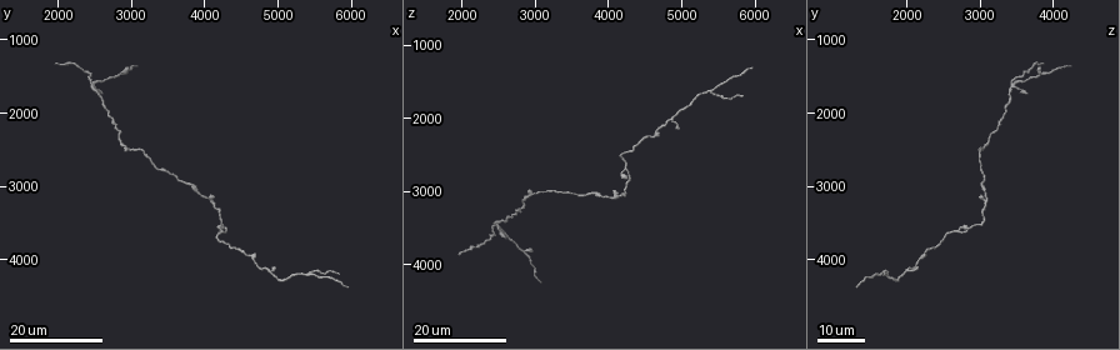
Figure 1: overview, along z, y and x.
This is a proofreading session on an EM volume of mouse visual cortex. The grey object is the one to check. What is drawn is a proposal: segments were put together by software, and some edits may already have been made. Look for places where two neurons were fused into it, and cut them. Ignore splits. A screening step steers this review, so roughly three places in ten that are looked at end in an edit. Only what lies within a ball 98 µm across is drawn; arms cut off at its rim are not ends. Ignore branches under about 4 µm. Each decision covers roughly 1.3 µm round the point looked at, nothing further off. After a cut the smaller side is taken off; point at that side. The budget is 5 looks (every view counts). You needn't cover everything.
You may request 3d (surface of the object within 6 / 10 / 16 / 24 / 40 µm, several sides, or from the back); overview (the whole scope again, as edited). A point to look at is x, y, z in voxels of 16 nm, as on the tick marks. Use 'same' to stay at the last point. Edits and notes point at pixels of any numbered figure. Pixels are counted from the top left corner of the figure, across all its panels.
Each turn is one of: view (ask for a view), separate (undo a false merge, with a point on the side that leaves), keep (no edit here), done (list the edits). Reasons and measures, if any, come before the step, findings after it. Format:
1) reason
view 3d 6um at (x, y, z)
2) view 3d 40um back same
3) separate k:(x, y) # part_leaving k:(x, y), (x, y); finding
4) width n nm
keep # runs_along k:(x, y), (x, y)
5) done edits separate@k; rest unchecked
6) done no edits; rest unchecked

arms part here
view 3d 24um at (5400, 4250, 1650)

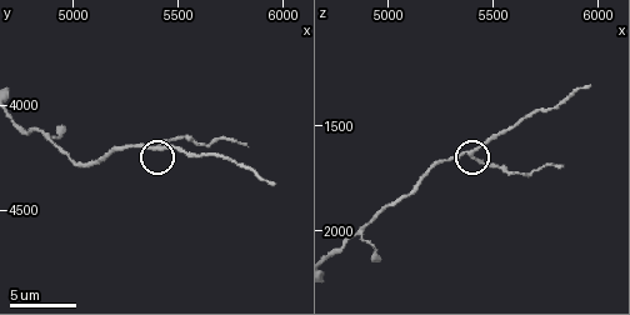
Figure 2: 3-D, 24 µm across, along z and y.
zoom in
view 3d 10um at (5410, 4210, 1620)

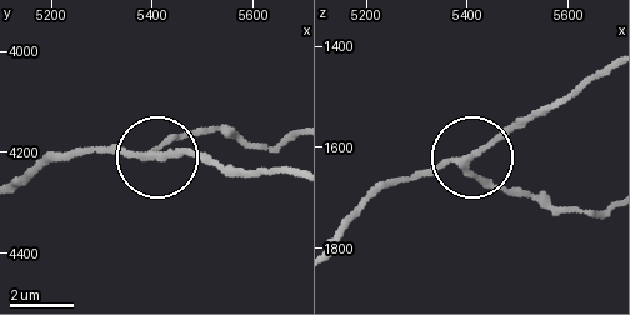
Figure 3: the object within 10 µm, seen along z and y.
view 3d 6um at (5410, 4205, 1625)

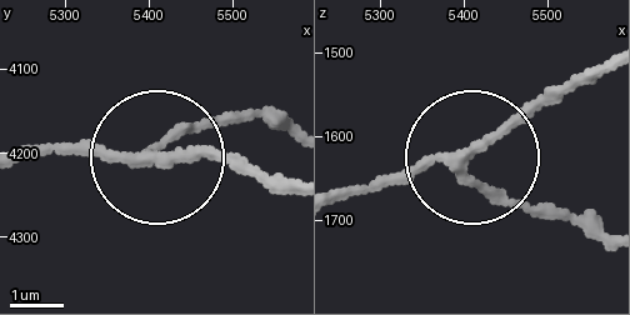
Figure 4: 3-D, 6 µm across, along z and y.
side_arm 8 um; arms 3
keep # all the same neuron

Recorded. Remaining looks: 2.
sudden change in width
view 3d 24um at (2350, 1400, 3650)

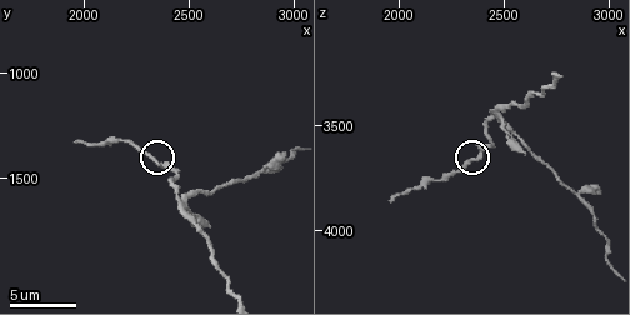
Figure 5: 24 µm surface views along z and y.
view 3d 10um at (2360, 1430, 3650)

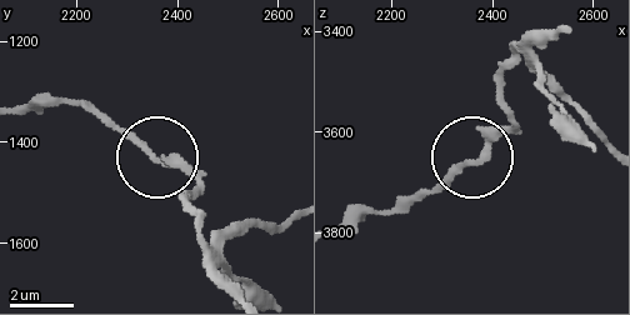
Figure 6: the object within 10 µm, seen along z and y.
separate 6:(138, 138) # part_leaving 6:(169, 155), (140, 149), (84, 109), (26, 106); a second neuron is stuck on

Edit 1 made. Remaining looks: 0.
done edits separate@6; rest unchecked

